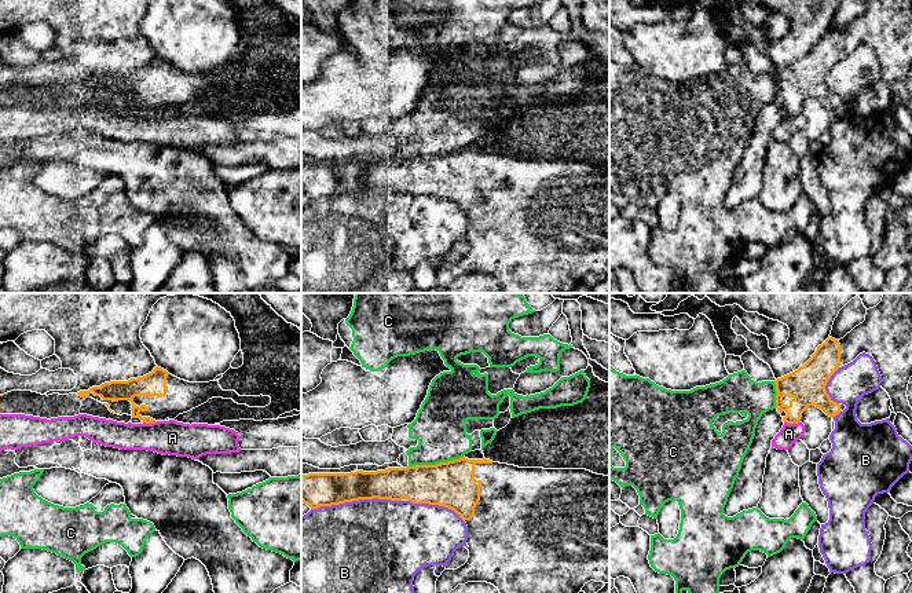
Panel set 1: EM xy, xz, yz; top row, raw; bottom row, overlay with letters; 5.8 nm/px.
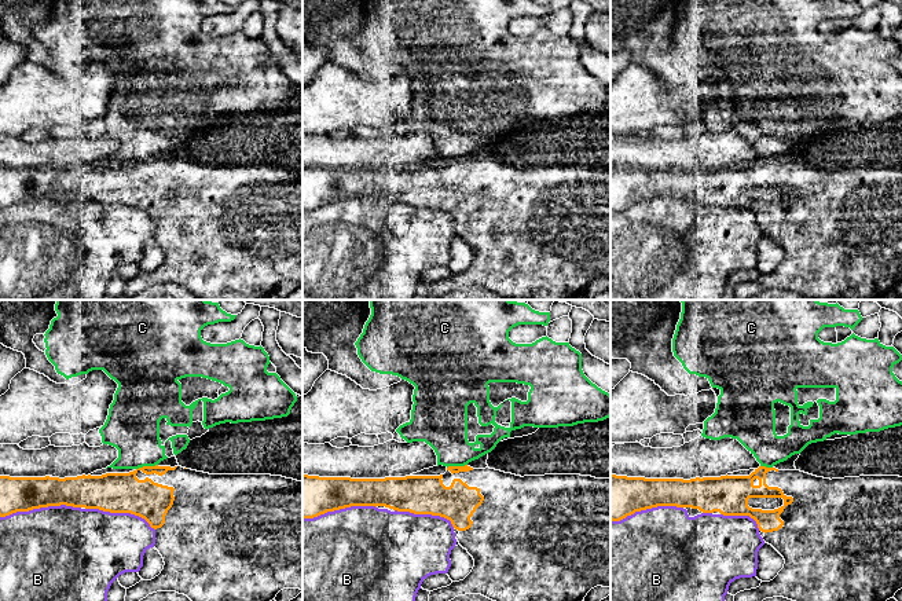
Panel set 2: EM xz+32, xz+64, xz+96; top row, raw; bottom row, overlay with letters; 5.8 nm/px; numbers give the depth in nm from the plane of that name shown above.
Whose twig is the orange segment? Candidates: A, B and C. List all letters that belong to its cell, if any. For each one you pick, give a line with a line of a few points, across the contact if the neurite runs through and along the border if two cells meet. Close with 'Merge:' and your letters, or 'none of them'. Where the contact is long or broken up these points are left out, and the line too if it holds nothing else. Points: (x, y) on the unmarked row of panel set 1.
Merge: none of them

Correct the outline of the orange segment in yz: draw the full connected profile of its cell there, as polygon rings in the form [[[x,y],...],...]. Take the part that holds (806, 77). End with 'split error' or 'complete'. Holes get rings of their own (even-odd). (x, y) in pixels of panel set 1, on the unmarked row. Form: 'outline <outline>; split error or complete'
outline [[[869,0],[865,12],[856,18],[843,30],[828,29],[817,39],[812,50],[798,62],[774,72],[776,100],[787,116],[801,114],[802,105],[809,98],[821,100],[827,107],[835,109],[840,96],[834,94],[825,83],[831,67],[842,58],[853,54],[860,45],[869,45],[876,54],[882,67],[880,78],[889,85],[894,105],[905,106],[912,114],[912,99],[906,83],[912,69],[912,0]]]; split error

